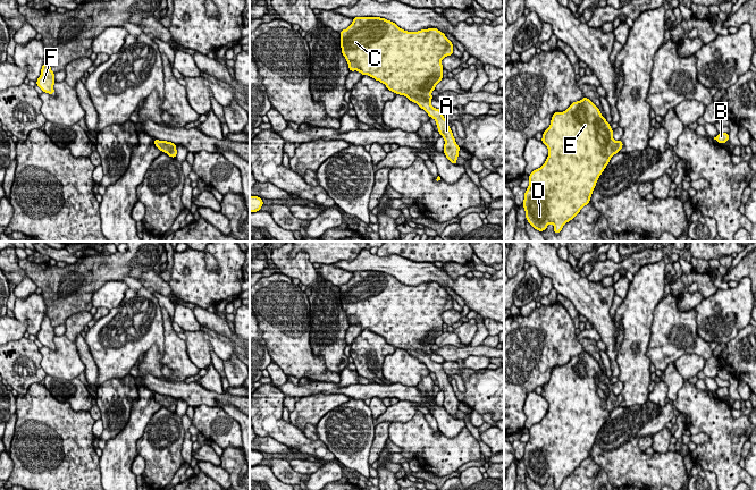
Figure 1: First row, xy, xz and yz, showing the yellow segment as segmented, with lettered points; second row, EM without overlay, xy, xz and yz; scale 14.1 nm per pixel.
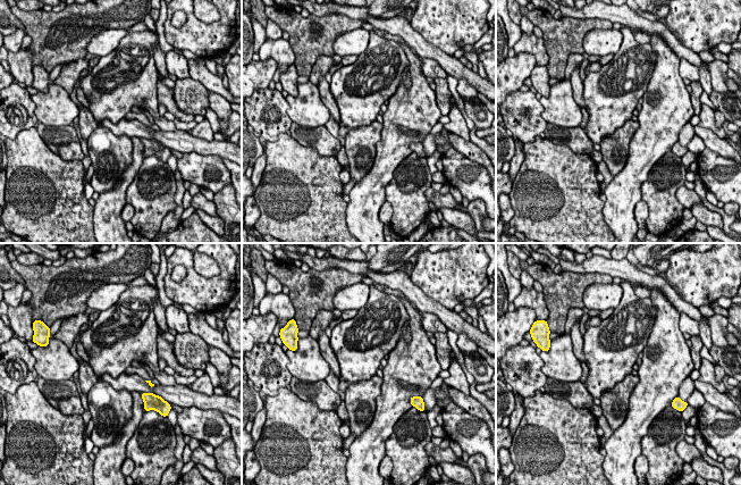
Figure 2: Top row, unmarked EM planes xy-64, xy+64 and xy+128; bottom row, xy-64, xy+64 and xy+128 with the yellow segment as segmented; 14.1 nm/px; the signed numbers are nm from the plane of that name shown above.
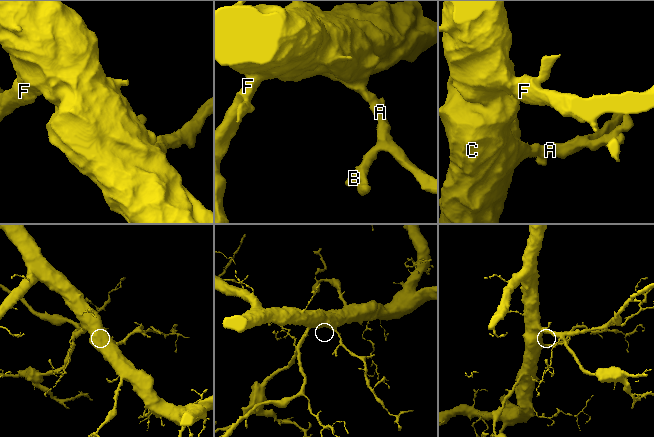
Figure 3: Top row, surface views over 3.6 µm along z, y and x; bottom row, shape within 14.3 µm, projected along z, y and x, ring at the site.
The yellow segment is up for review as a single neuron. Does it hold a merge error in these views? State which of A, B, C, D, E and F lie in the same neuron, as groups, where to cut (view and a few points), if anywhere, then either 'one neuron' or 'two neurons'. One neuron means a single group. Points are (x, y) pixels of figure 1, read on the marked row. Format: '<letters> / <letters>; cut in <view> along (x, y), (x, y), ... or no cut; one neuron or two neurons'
A B C D E F; no cut; one neuron

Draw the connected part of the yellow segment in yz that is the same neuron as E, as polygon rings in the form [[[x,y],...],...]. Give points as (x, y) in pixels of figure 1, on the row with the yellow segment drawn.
[[[586,96],[571,103],[565,111],[556,111],[552,116],[551,125],[541,138],[548,149],[548,157],[540,168],[529,175],[529,187],[522,204],[527,221],[535,229],[544,231],[553,223],[554,233],[560,234],[563,226],[590,202],[597,179],[610,159],[623,146],[621,140],[613,140],[612,133],[611,125],[599,109]]]

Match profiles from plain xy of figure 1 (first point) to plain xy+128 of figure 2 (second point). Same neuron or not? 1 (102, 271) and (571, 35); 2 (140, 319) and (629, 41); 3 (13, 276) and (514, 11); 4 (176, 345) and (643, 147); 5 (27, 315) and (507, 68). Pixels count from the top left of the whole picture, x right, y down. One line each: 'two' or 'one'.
1: one
2: one
3: one
4: one
5: two

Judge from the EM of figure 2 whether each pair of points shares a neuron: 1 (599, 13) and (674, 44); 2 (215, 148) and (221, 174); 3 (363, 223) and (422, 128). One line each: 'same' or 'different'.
1: same
2: different
3: same

